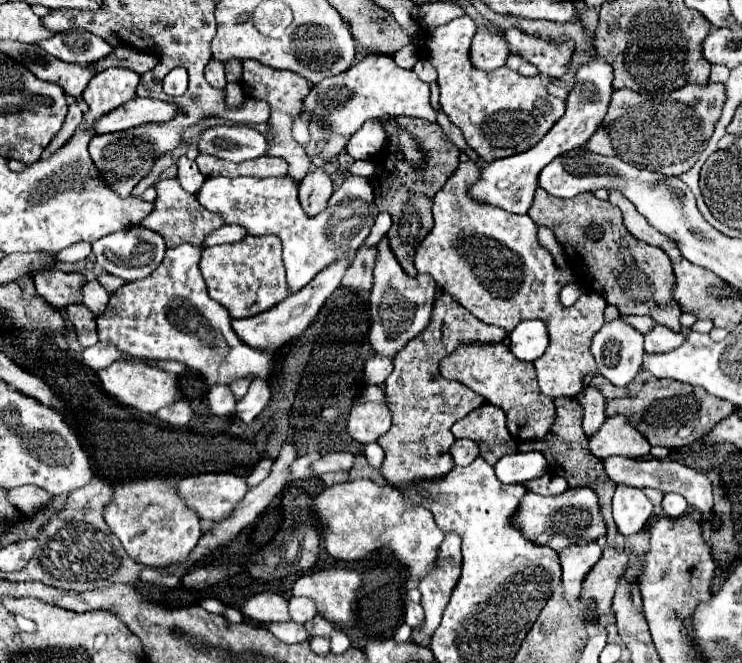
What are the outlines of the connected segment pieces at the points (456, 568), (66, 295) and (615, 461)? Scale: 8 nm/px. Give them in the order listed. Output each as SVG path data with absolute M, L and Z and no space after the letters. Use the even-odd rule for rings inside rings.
M446 534L440 552L438 552L438 568L430 578L420 582L422 592L422 608L424 608L424 624L418 628L412 628L410 640L416 644L424 644L434 630L440 626L442 612L450 600L452 588L456 586L460 578L462 568L462 554L460 554L460 536Z
M46 268L46 270L36 272L32 280L34 280L36 292L56 308L68 306L72 302L74 304L80 302L80 290L82 290L84 278L78 272L66 274L56 268Z
M610 456L604 460L604 470L606 474L616 482L616 484L626 484L634 488L658 488L662 492L678 492L686 498L686 502L694 508L700 508L702 512L712 510L712 484L706 478L706 474L688 468L680 462L670 462L670 460L630 460L630 458L620 458L620 456Z

